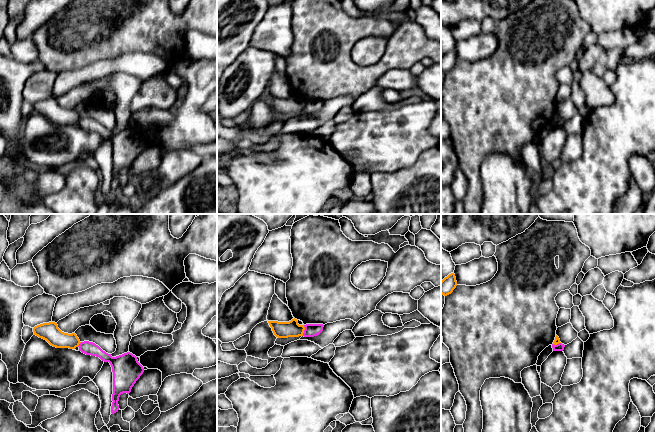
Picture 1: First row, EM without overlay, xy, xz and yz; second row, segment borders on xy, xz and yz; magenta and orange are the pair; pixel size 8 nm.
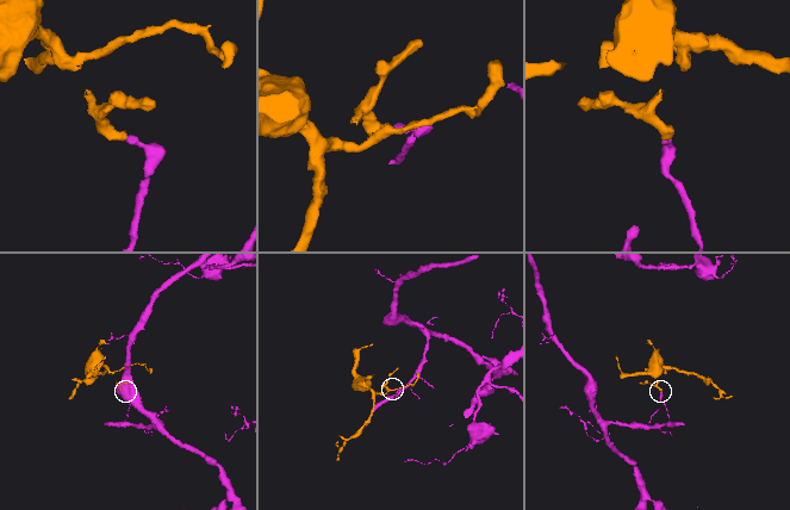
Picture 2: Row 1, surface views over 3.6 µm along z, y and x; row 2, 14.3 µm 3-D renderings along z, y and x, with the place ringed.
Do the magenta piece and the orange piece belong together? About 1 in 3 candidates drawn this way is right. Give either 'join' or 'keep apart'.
keep apart

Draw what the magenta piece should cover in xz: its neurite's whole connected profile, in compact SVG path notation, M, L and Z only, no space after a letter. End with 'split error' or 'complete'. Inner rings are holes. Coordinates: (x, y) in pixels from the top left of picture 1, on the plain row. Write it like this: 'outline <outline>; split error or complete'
outline M306 100L304 101L305 106L303 109L304 113L314 113L319 111L323 107L323 100Z; complete

